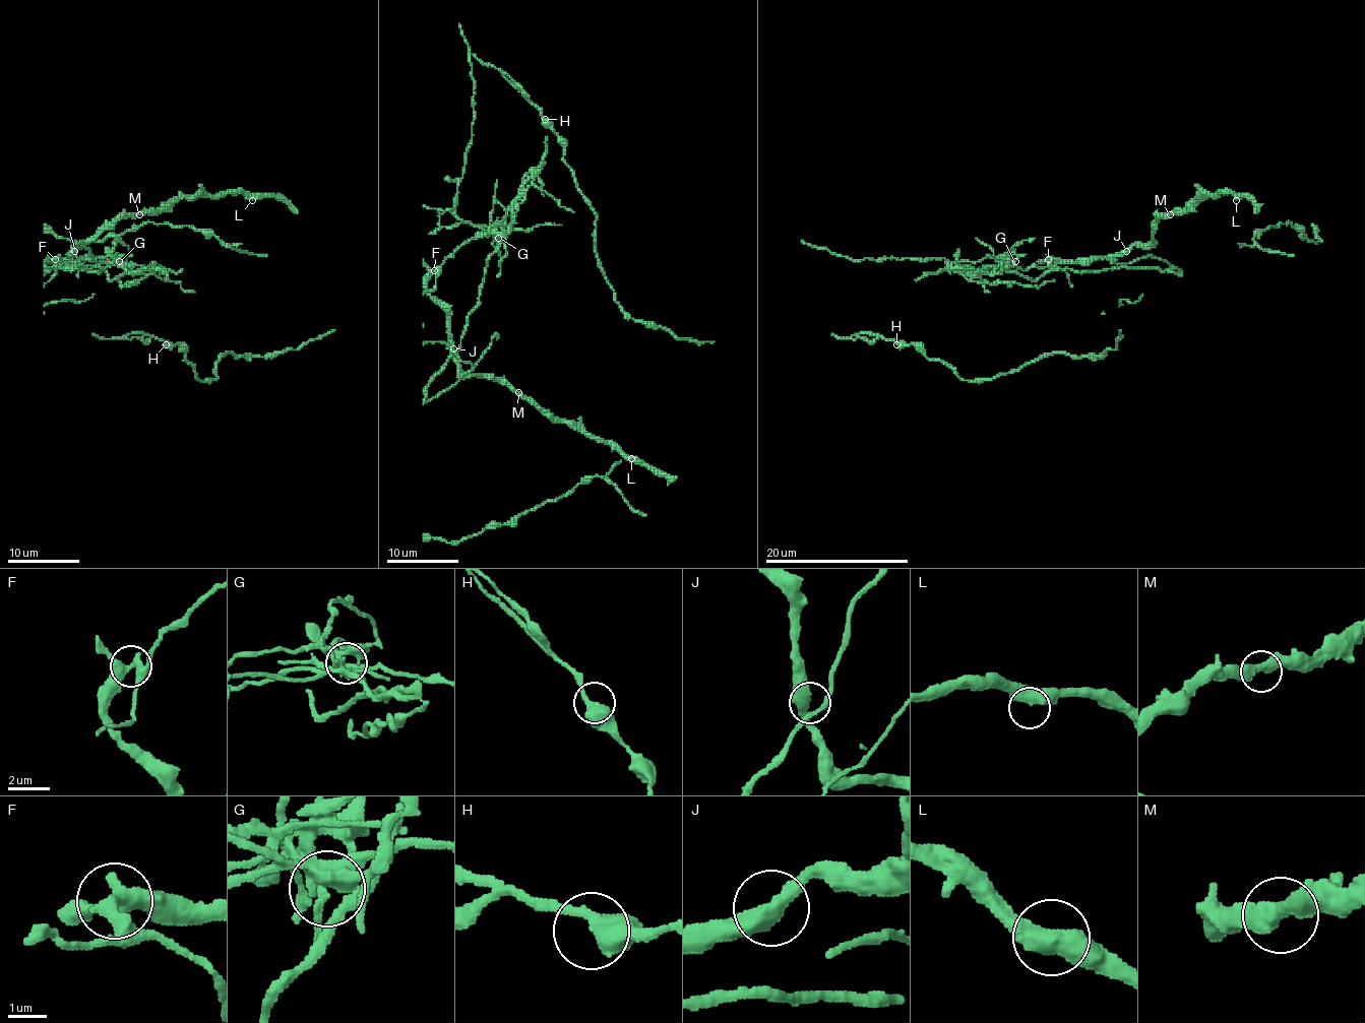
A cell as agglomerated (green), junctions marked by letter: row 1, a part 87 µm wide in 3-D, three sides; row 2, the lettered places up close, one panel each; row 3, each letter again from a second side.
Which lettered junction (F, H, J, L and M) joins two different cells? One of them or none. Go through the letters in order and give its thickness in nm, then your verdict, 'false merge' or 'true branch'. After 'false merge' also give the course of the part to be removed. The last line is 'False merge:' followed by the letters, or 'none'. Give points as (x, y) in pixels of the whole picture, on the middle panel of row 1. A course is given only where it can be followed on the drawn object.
F: 400 nm thick; false merge; foreign part runs (434, 269), (490, 229), (509, 227), (490, 257), (460, 346), (425, 399), (467, 374), (497, 332)
H: 460 nm thick; true branch
J: 480 nm thick; true branch
L: 480 nm thick; true branch
M: 420 nm thick; true branch
False merge: F

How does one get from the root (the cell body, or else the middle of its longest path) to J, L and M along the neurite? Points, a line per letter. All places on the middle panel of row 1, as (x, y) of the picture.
J: (427, 280), (427, 293), (446, 313), (448, 343), (453, 348)
L: (427, 280), (427, 293), (446, 313), (448, 348), (467, 374), (509, 383), (631, 458)
M: (427, 280), (427, 293), (446, 313), (448, 348), (455, 363), (467, 374), (491, 374), (518, 392)

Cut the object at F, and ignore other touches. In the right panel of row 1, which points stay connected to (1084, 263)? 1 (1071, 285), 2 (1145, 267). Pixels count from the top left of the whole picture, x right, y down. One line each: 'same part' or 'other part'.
1: other part
2: other part

